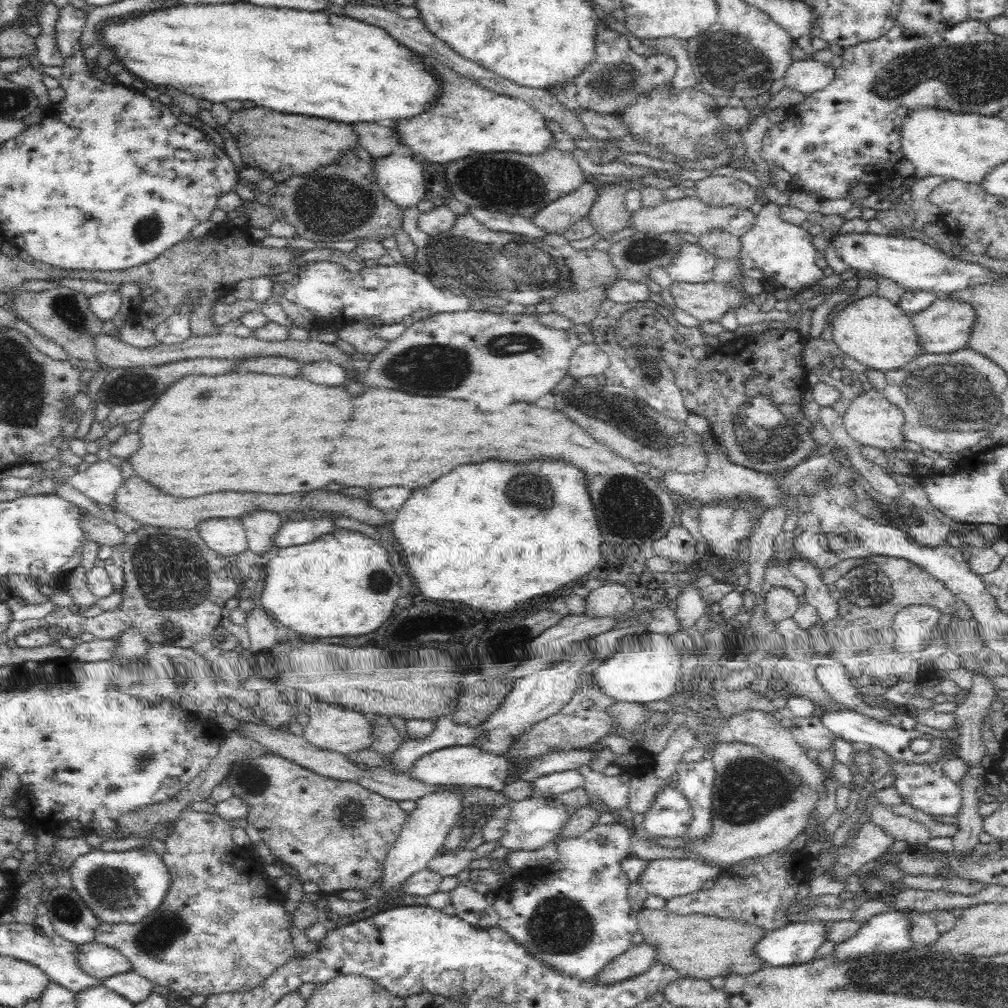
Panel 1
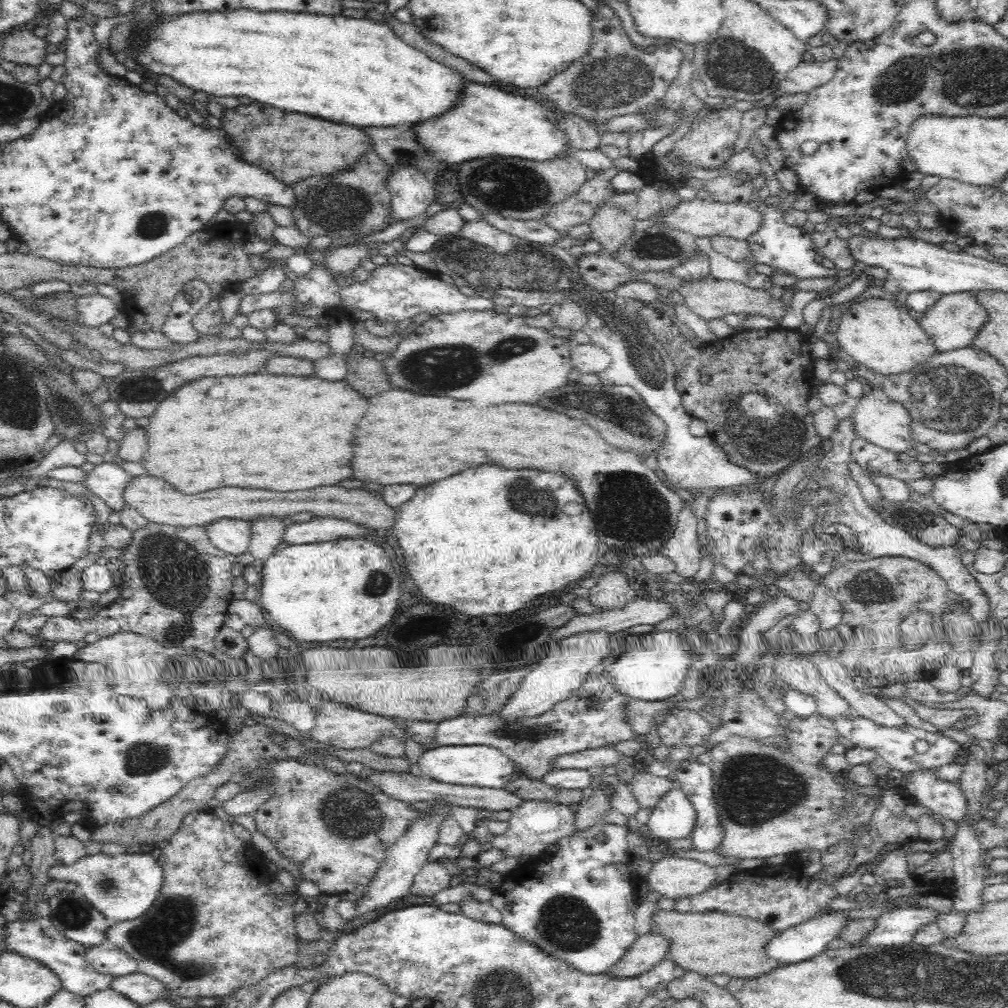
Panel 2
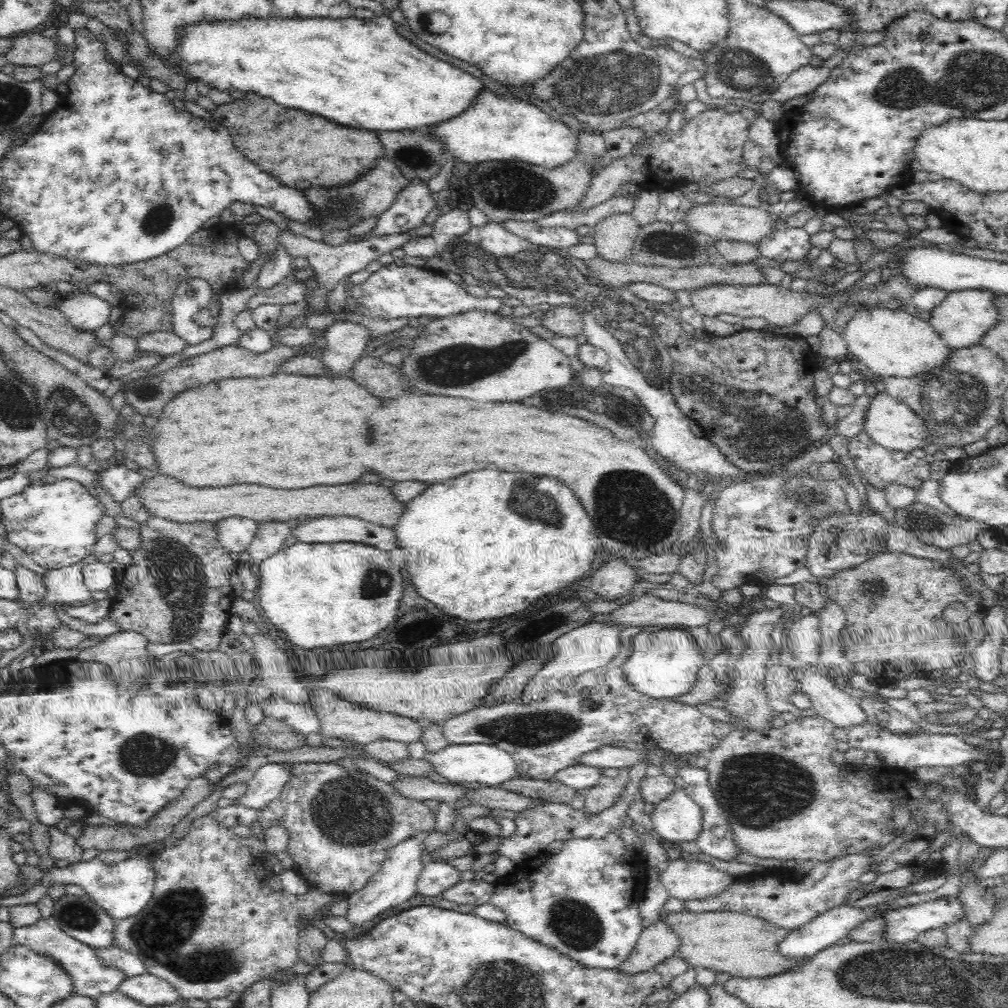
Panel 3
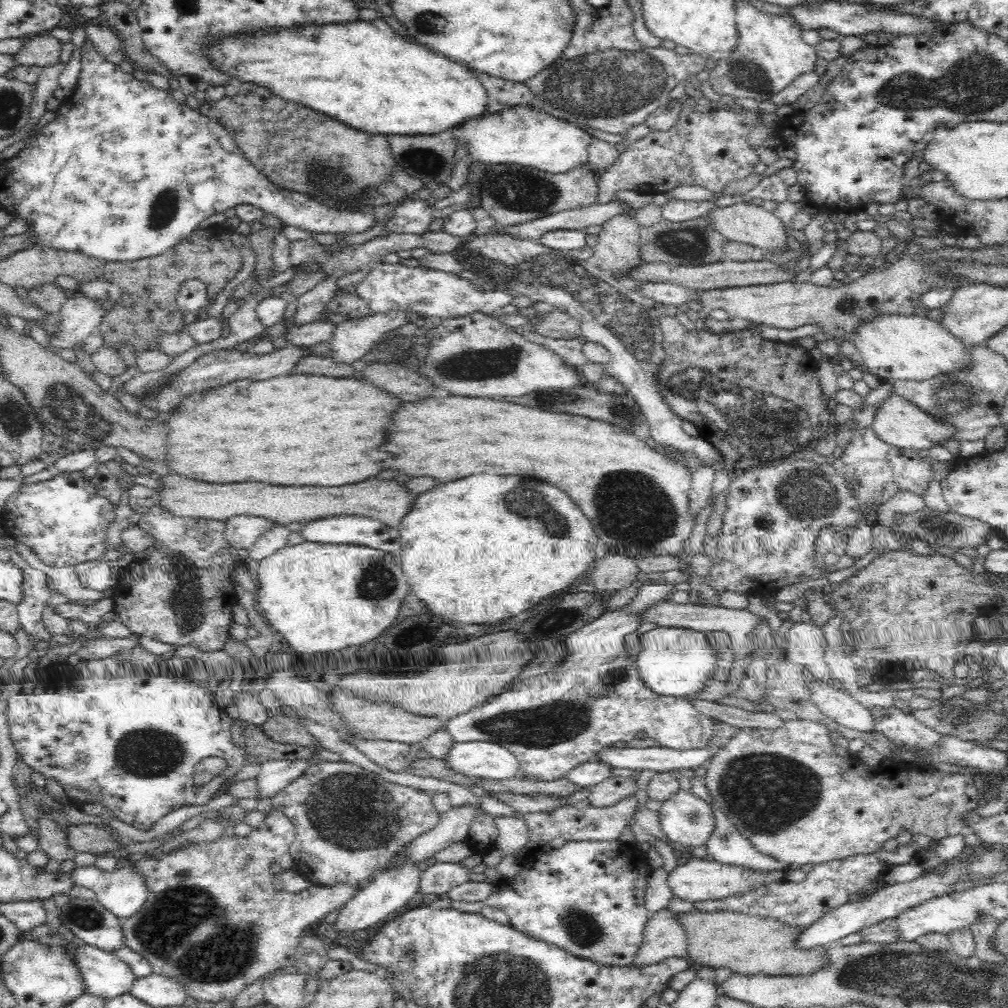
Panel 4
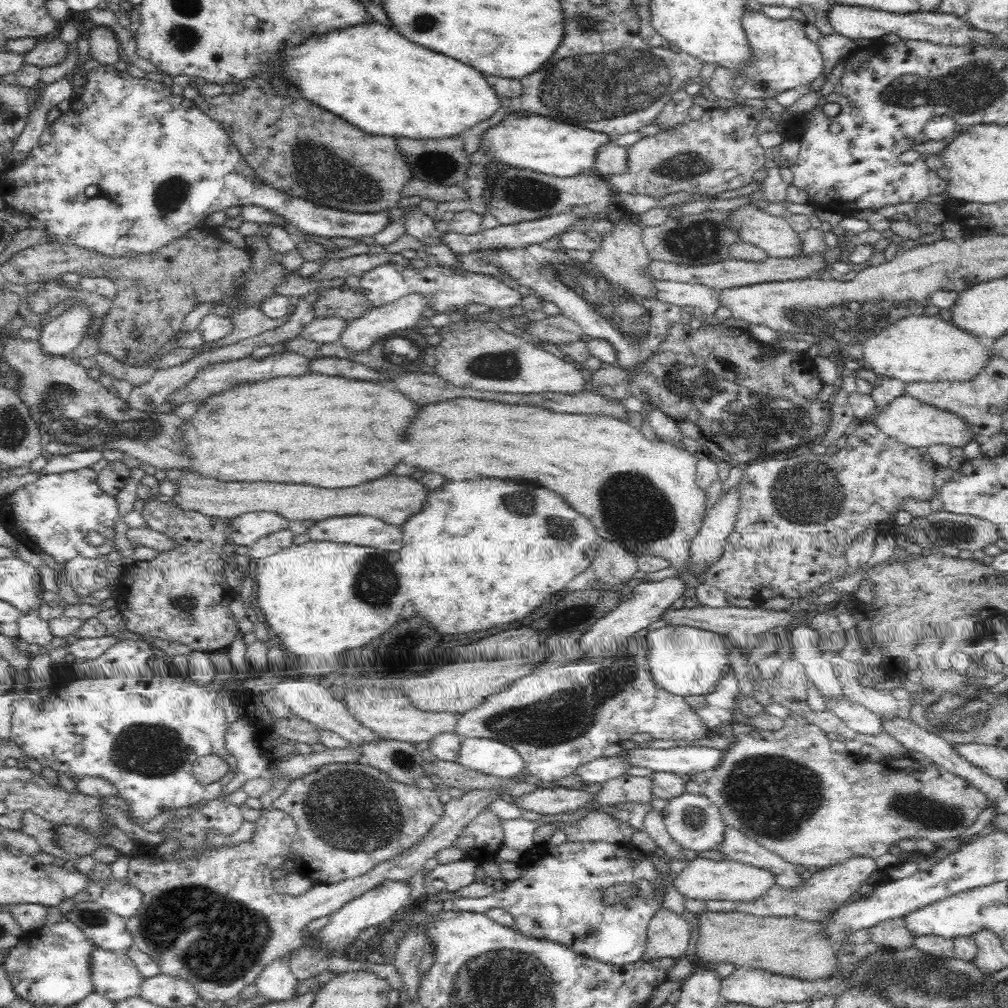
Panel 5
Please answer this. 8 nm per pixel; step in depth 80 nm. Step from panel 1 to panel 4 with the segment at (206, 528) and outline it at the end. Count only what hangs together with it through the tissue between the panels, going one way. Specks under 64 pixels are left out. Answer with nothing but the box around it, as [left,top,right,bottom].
[224,515,274,550]

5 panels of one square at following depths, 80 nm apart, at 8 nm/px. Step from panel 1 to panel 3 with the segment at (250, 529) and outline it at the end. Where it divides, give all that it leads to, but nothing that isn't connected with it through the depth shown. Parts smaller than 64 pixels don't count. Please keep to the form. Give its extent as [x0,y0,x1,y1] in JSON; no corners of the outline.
[247,520,290,563]

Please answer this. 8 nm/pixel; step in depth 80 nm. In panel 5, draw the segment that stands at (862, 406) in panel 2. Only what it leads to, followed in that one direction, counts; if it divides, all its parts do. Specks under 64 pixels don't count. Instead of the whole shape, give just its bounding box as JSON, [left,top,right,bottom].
[874,394,973,449]

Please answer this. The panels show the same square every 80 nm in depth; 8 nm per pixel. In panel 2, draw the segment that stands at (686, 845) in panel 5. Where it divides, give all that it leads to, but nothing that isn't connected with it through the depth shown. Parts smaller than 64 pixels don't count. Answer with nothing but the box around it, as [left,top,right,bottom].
[645,787,696,841]

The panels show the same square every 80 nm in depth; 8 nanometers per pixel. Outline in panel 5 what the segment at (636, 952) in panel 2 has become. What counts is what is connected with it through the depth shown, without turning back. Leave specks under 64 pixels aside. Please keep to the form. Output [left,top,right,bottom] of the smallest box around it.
[640,907,690,962]

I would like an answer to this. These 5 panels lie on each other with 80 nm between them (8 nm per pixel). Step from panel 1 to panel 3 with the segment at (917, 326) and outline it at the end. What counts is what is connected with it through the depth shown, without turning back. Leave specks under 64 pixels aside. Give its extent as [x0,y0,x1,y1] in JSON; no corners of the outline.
[928,290,998,351]

